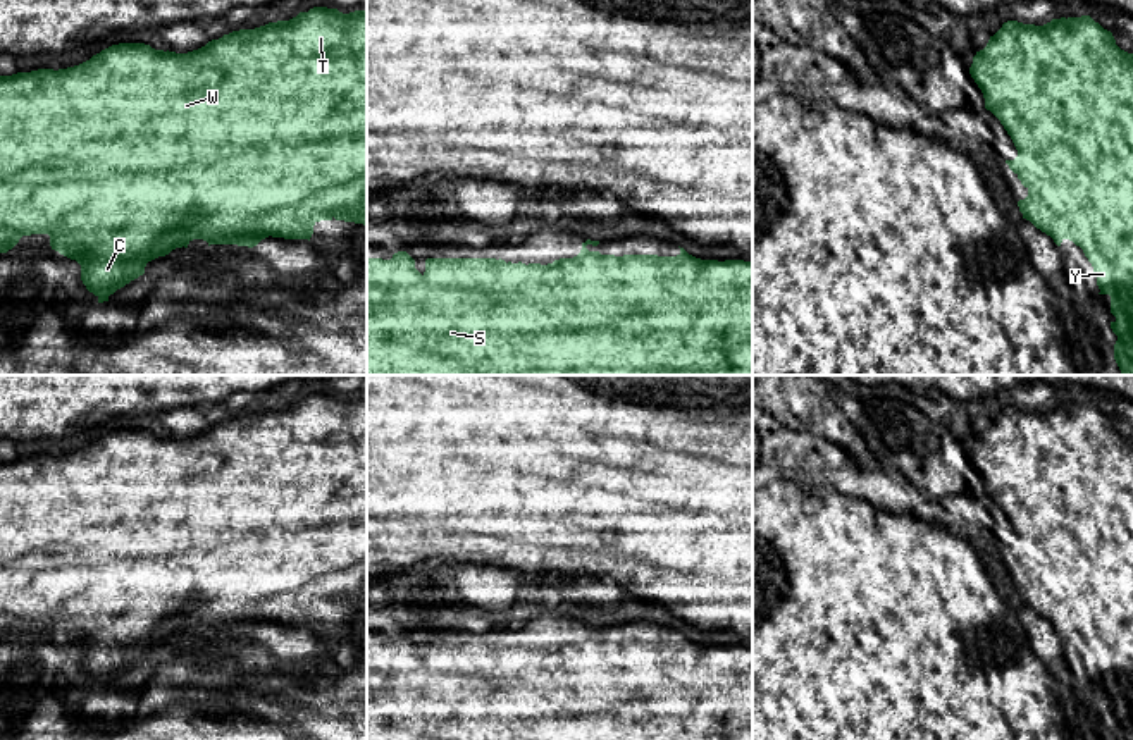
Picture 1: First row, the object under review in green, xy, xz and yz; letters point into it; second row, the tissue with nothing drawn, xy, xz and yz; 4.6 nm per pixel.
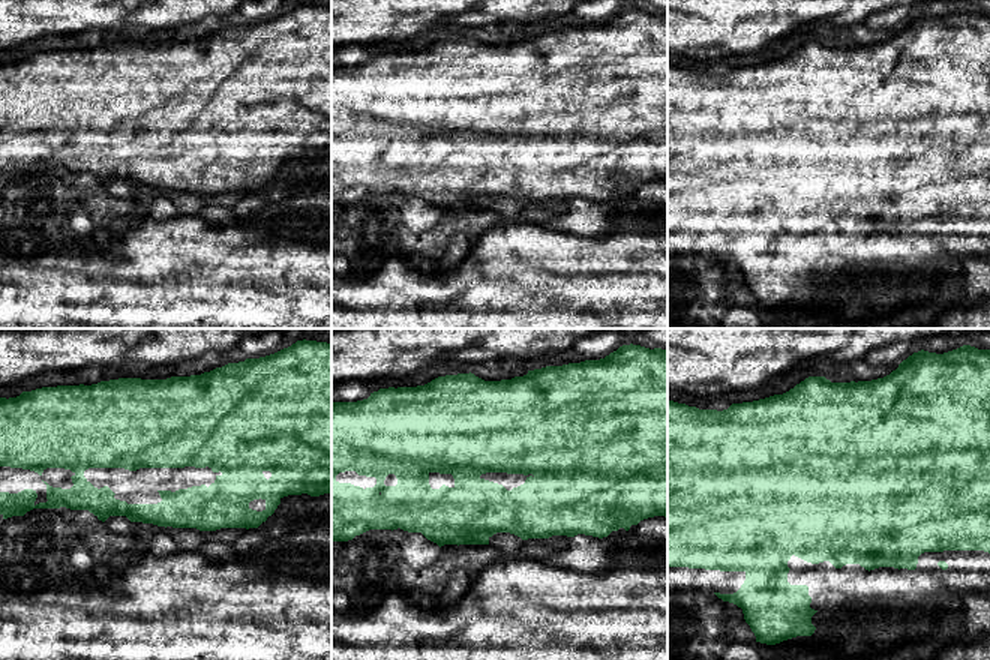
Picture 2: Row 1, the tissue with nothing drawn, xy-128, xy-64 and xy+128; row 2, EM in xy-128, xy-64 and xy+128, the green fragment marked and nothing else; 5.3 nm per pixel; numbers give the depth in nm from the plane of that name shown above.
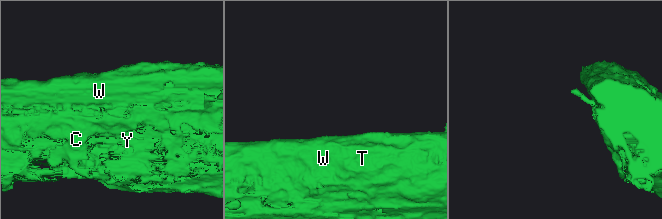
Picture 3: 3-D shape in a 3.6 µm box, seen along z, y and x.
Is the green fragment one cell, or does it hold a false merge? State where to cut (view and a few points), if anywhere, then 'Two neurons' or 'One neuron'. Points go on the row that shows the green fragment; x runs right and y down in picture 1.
No split. One neuron

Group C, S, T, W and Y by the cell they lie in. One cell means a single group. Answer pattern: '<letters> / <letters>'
C S T W Y

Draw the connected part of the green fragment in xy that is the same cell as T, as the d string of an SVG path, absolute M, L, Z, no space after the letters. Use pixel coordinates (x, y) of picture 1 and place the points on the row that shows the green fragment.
M313 7L308 12L300 12L289 21L269 22L255 29L232 31L188 53L155 50L145 43L119 43L74 67L59 71L38 69L31 72L0 76L0 253L12 250L22 236L48 234L52 250L76 260L81 265L81 281L86 289L98 298L98 303L108 301L110 294L143 275L148 262L165 256L176 248L188 248L193 239L203 239L208 246L238 244L248 248L257 246L269 236L310 241L313 225L320 220L332 219L367 225L367 10L343 14L337 9Z

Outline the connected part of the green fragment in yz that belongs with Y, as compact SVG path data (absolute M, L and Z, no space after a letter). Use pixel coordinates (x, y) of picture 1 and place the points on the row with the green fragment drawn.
M1090 15L1052 19L1043 26L1007 21L990 36L987 46L976 52L969 74L983 93L985 108L1000 120L1018 150L1018 157L1006 160L1006 163L1028 189L1028 196L1018 201L1023 219L1050 236L1057 246L1061 246L1064 239L1069 239L1083 250L1093 267L1100 289L1099 294L1111 296L1111 313L1116 317L1116 320L1111 322L1111 329L1118 336L1114 360L1121 375L1133 375L1133 53L1121 50L1112 33L1104 29Z

